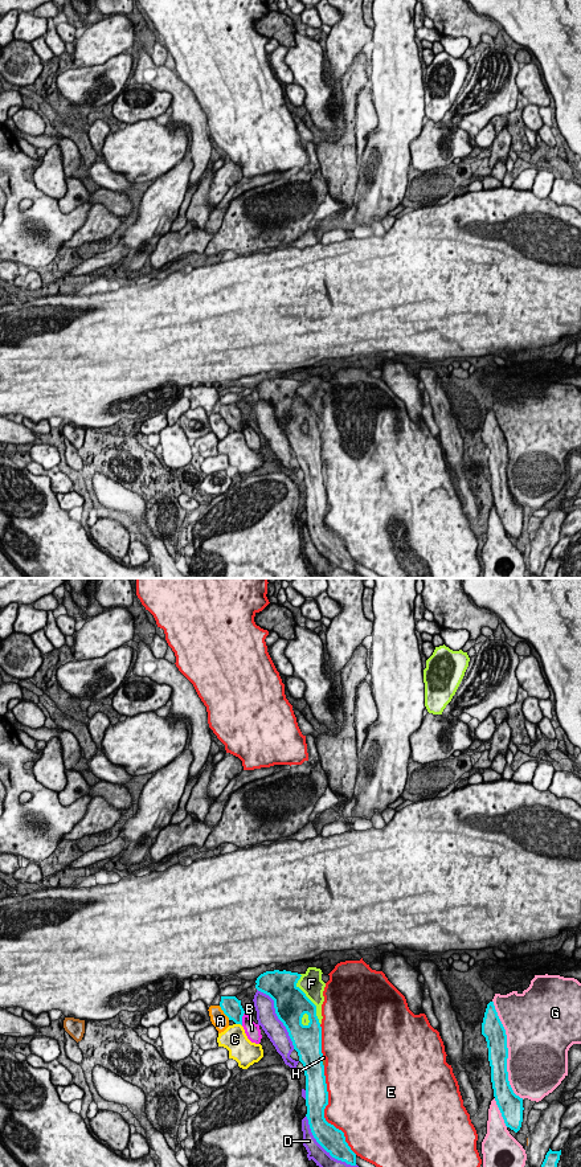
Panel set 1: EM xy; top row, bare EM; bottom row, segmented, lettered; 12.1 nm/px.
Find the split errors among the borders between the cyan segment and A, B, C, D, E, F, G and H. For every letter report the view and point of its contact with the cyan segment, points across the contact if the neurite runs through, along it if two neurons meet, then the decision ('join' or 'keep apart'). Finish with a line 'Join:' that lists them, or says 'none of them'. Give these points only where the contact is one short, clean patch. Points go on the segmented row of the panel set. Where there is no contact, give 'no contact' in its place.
A: meets cyan in xy at (224, 1012); border along xy (219, 1006), (229, 1019); keep apart
B: meets cyan in xy at (241, 1019); join
C: meets cyan in xy at (238, 1023); keep apart
D: meets cyan in xy at (324, 1149); keep apart
E: meets cyan in xy at (323, 1112); keep apart
F: meets cyan in xy at (309, 999); keep apart
G: meets cyan in xy at (507, 1051); keep apart
H: meets cyan in xy at (322, 1061); keep apart
Join: B

